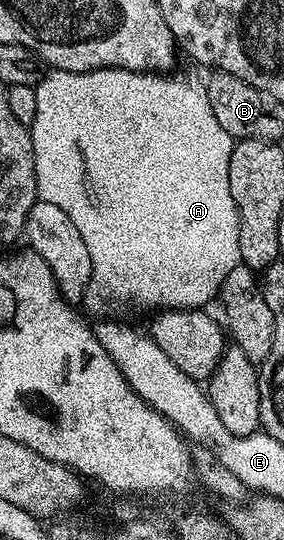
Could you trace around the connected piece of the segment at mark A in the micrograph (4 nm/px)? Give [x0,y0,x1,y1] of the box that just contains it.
[30,69,241,311]

